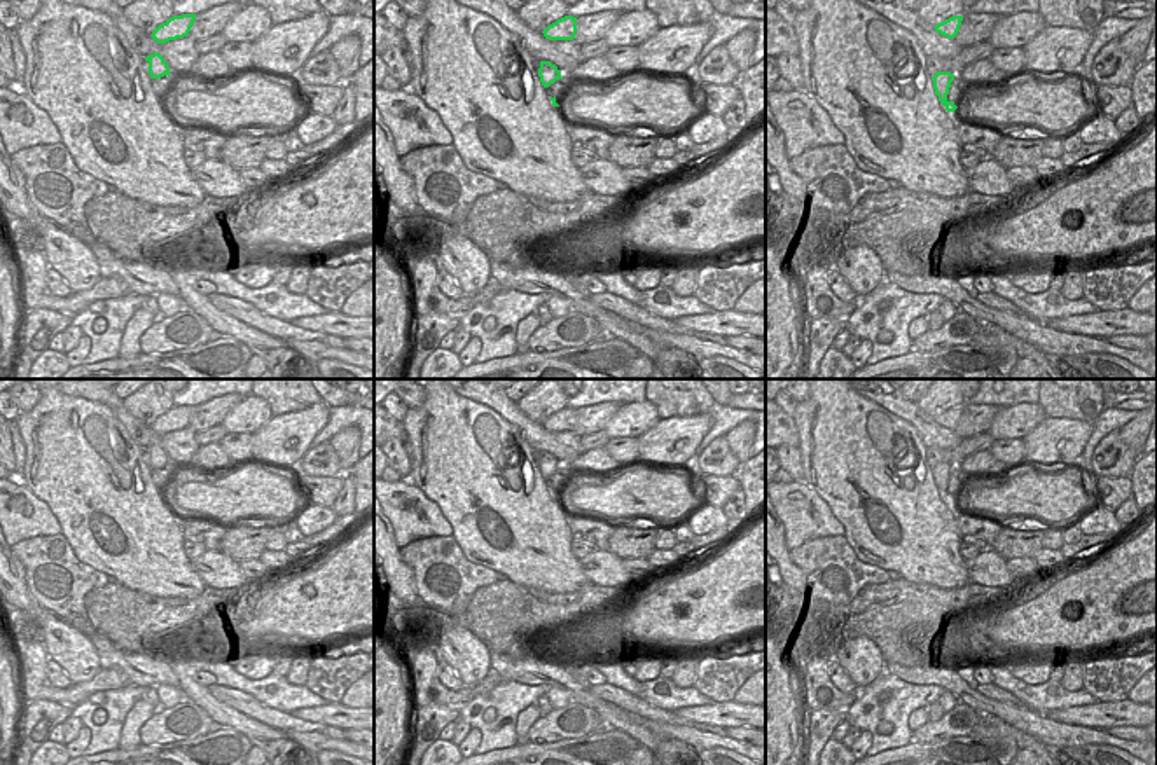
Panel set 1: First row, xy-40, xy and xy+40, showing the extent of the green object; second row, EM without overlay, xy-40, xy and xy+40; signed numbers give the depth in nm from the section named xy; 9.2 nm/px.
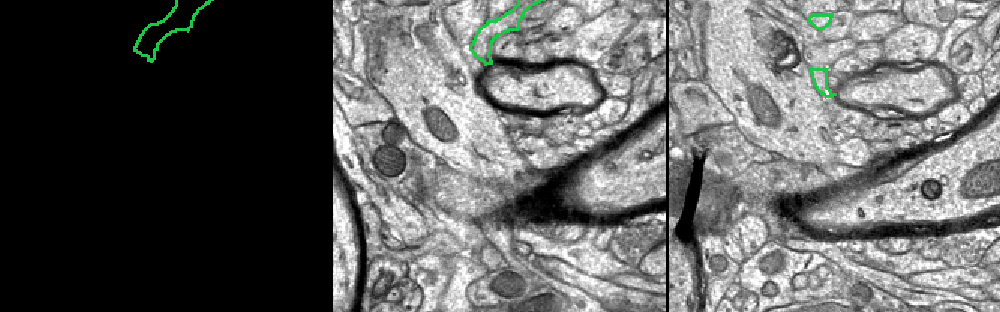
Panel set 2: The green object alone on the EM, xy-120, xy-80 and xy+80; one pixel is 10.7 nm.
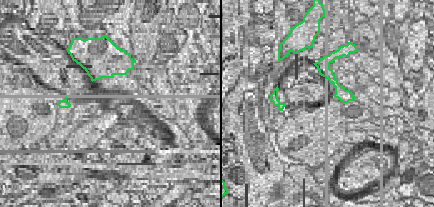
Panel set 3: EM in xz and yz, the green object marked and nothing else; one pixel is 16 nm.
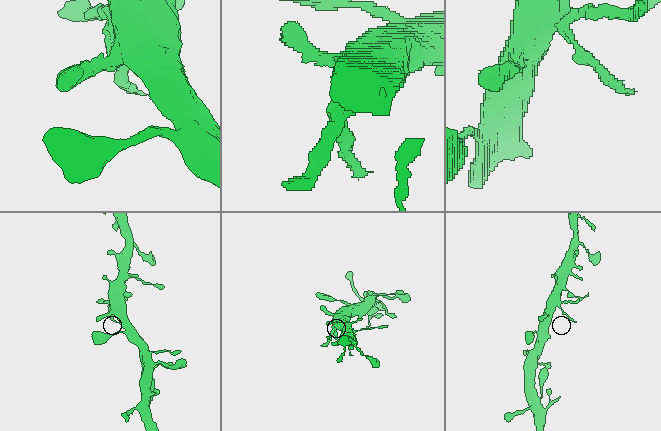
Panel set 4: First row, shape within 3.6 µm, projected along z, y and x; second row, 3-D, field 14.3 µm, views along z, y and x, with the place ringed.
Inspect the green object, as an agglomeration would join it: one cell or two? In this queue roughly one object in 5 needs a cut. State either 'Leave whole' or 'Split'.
Leave whole.

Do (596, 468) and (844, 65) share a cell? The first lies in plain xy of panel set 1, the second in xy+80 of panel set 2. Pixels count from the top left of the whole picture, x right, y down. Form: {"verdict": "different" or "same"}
{"verdict": "same"}

